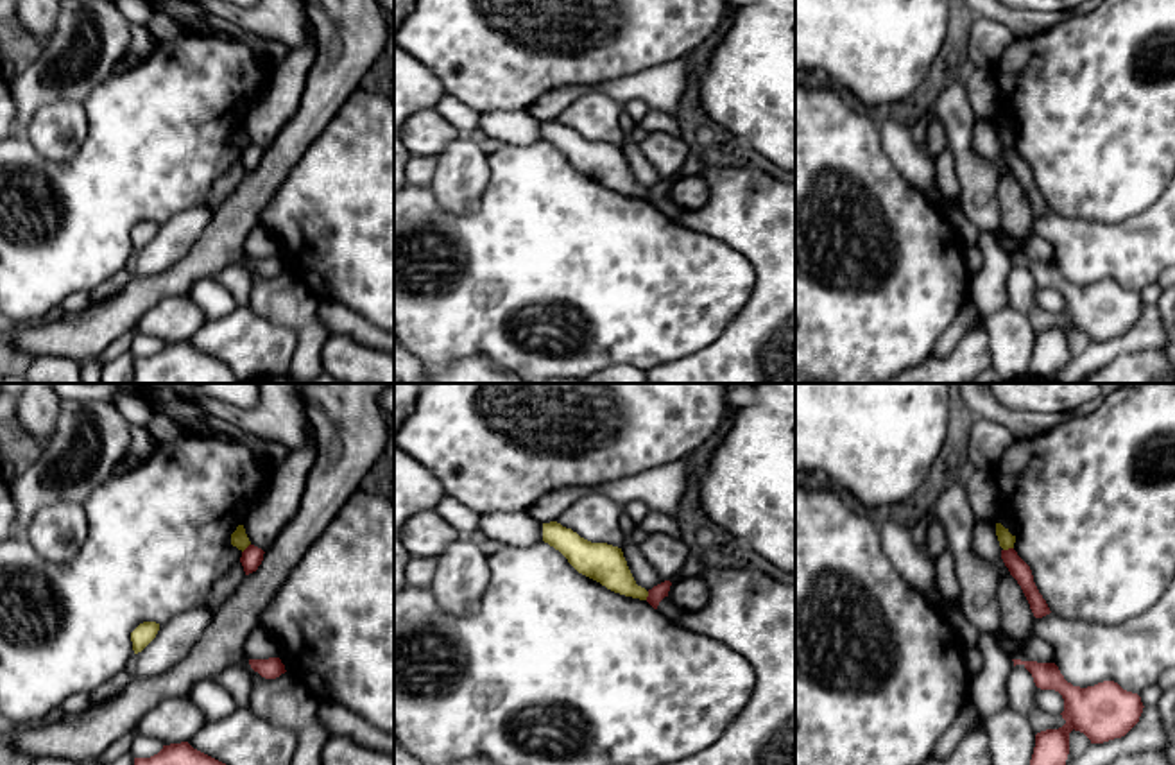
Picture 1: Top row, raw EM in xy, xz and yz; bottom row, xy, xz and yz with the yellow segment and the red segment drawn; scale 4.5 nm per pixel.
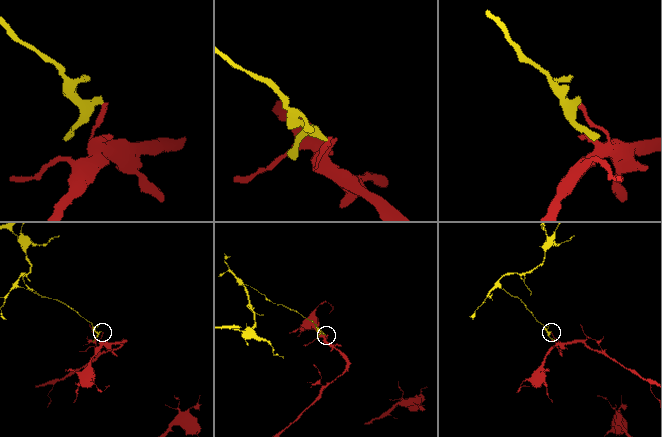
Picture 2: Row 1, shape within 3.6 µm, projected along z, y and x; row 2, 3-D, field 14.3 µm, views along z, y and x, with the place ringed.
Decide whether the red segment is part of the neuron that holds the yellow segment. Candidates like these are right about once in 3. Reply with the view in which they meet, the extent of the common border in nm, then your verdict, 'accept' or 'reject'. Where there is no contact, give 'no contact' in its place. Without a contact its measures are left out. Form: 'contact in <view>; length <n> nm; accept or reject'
contact in yz; length 50 nm; reject

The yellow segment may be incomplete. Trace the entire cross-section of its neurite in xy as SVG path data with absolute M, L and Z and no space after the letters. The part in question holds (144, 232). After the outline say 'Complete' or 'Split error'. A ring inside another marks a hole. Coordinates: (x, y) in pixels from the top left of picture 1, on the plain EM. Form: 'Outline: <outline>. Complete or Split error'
Outline: M143 220L131 231L134 253L142 251L158 233L159 222Z. Complete

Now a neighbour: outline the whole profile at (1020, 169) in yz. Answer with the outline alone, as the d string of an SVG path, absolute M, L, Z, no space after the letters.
M1014 147L1001 149L1001 158L1005 165L1008 167L1010 174L1021 185L1033 215L1042 217L1050 213L1051 210L1033 181L1030 165L1017 154Z

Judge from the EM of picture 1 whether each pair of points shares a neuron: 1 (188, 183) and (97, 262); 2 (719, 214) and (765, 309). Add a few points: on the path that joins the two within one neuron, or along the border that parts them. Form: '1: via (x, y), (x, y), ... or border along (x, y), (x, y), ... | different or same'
1: via (162, 183), (108, 235) | same
2: via (742, 237), (765, 260), (765, 285) | same

